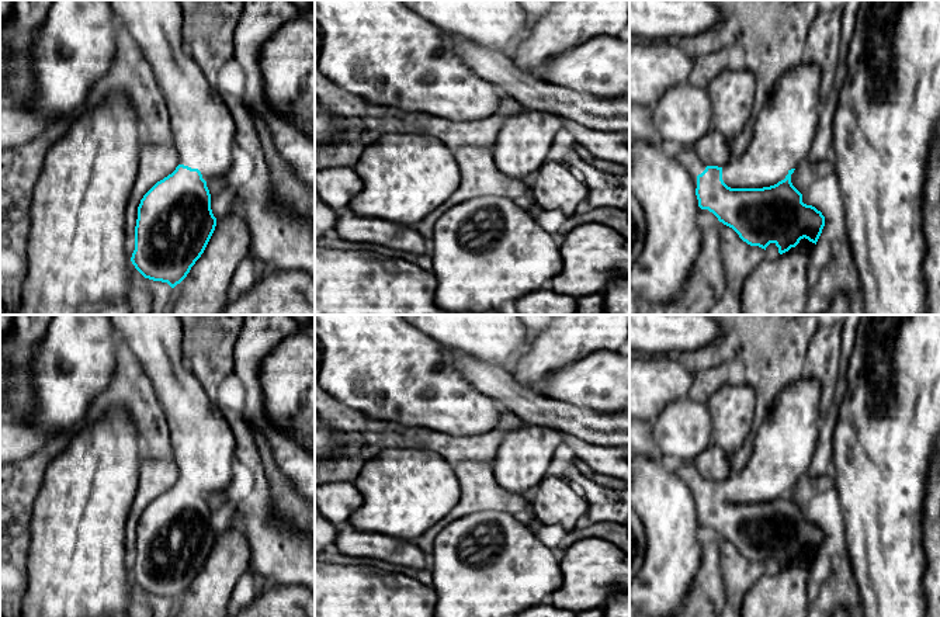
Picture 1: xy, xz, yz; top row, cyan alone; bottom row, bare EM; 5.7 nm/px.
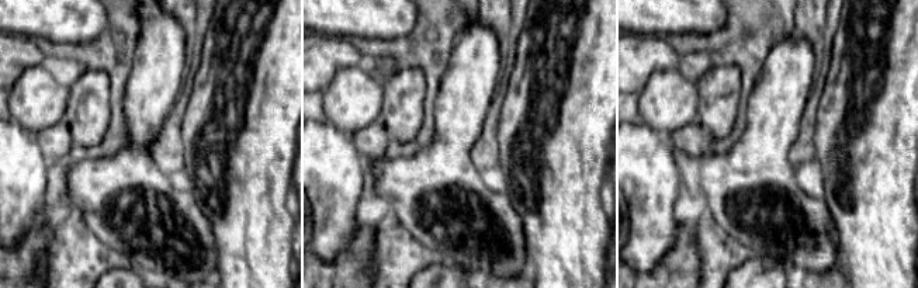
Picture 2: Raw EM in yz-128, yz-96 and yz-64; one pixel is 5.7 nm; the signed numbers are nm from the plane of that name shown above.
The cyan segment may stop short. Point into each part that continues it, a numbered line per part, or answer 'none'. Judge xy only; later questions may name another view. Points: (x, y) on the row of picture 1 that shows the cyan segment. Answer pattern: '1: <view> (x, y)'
1: xy (204, 131)

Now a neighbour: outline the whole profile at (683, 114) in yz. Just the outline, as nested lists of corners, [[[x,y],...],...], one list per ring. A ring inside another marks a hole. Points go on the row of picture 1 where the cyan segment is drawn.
[[[688,82],[670,89],[652,108],[652,124],[662,141],[674,141],[684,148],[691,148],[712,129],[711,117],[707,90]]]

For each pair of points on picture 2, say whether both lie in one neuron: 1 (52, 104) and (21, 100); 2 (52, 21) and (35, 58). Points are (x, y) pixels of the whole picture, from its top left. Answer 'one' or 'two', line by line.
1: one
2: two

